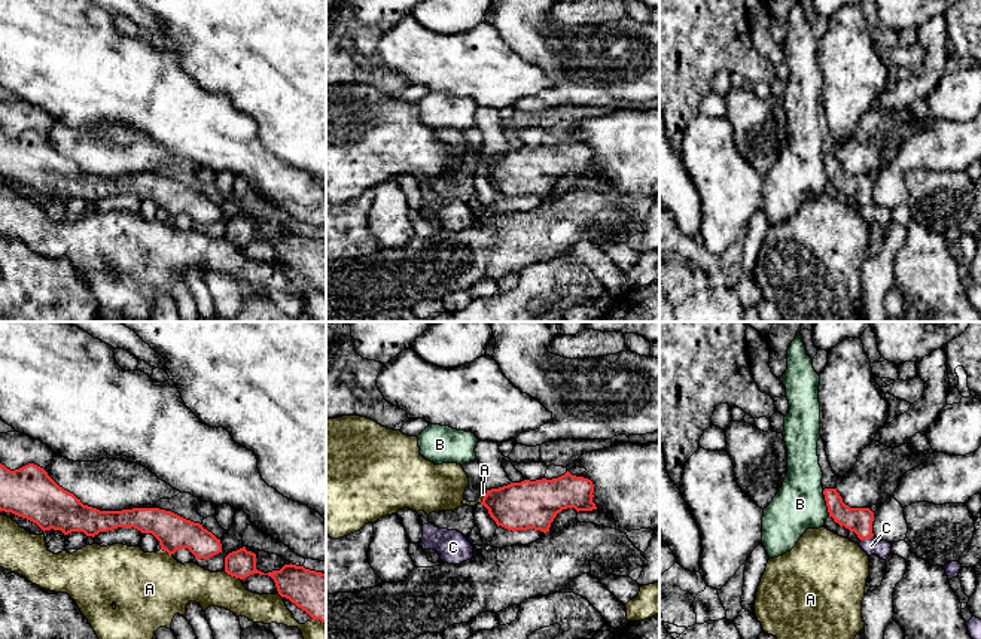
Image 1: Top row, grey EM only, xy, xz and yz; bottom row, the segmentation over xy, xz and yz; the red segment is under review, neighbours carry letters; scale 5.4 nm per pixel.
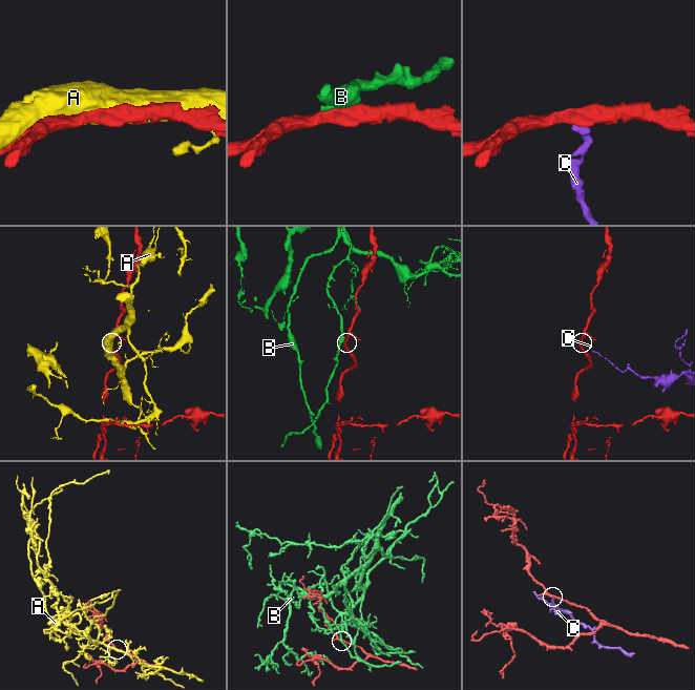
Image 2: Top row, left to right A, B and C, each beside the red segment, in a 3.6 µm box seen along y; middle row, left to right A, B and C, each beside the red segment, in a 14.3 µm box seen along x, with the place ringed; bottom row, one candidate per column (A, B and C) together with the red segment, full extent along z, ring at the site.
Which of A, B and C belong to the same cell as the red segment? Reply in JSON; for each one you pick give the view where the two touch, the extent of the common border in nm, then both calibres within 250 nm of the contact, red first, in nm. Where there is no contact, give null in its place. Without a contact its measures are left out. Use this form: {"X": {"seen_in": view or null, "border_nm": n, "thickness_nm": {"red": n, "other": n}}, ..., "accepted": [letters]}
{"accepted": []}

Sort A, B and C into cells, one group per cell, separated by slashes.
A / B / C

